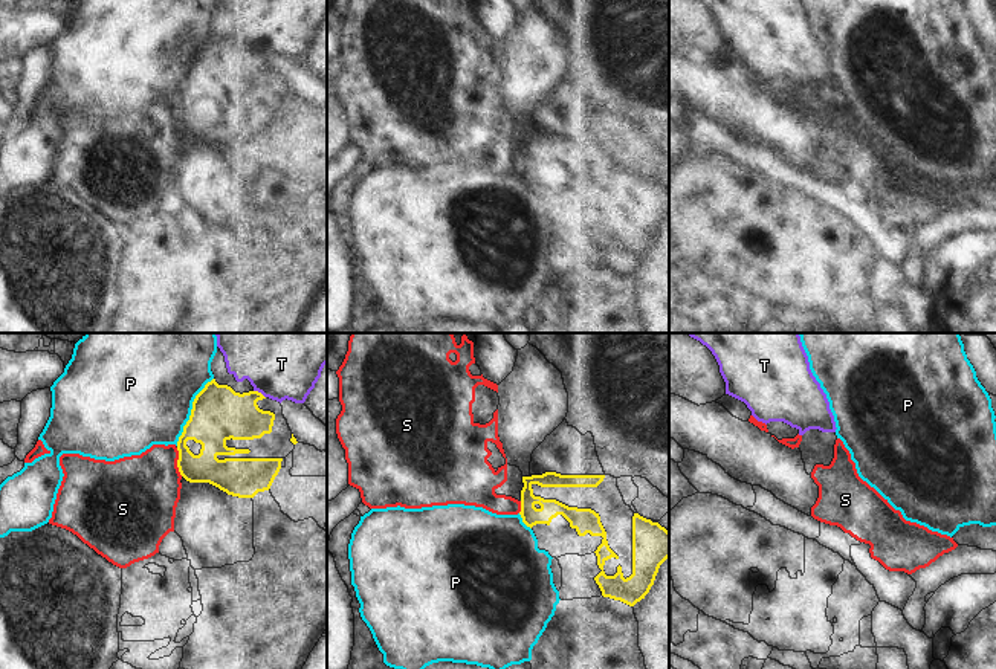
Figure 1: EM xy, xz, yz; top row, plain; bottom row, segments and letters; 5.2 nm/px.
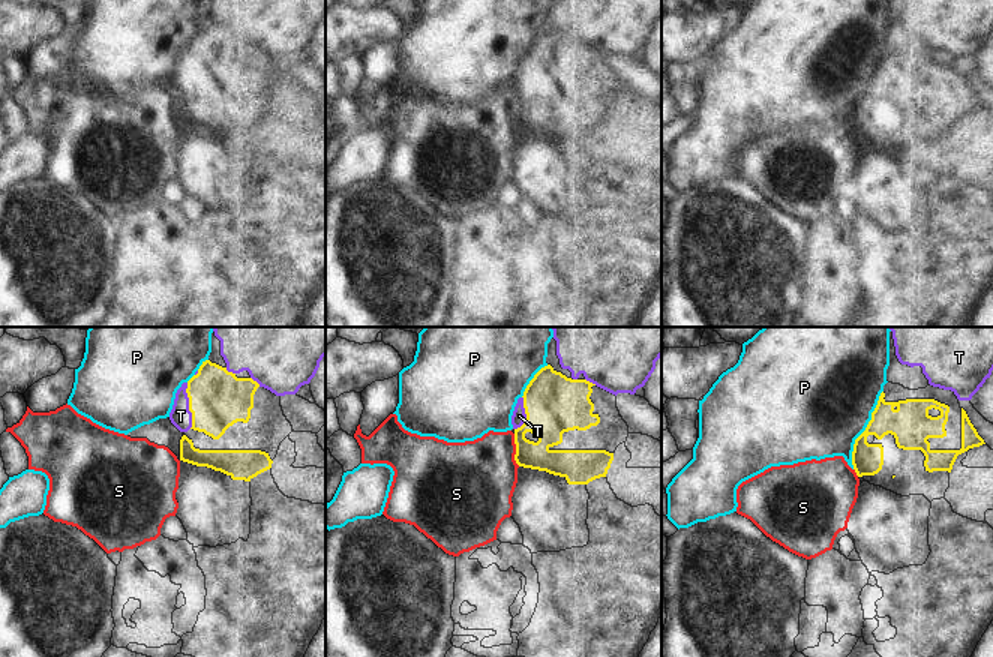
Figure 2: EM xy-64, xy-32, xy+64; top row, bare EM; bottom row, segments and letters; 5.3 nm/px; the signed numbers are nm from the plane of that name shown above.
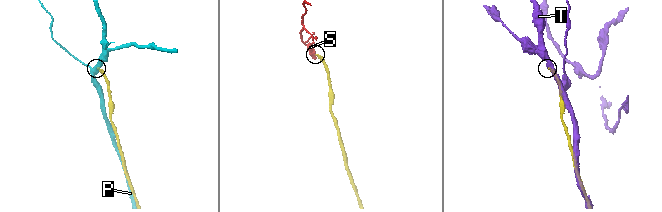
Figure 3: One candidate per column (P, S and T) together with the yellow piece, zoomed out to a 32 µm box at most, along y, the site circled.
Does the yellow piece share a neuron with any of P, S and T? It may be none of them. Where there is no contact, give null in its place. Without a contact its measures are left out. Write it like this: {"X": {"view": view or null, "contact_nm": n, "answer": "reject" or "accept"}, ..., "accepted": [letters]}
{"P": {"view": "xy", "contact_nm": 400, "answer": "reject"}, "S": {"view": "xy", "contact_nm": 160, "answer": "reject"}, "T": {"view": "xy", "contact_nm": 80, "answer": "reject"}, "accepted": []}

